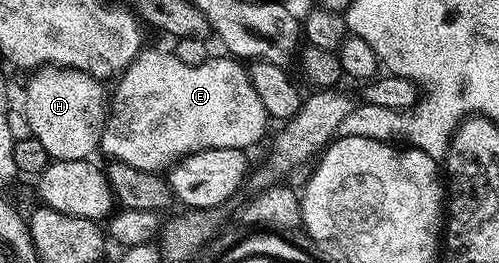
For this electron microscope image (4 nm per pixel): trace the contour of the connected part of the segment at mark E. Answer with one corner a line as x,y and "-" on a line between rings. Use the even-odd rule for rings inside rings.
142,49
141,54
132,64
124,70
116,79
113,92
111,90
111,101
108,103
108,118
105,121
105,127
102,130
100,153
106,154
106,159
122,162
123,164
131,164
131,168
139,168
140,170
152,170
154,172
164,171
181,158
185,158
188,154
195,152
203,152
204,150
214,150
215,148
235,148
236,150
248,151
249,146
253,146
265,134
265,125
271,122
269,114
263,108
263,100
259,100
259,92
255,92
255,84
251,84
249,79
249,71
236,57
211,56
203,64
183,64
183,60
177,58
176,53
165,50
149,50

